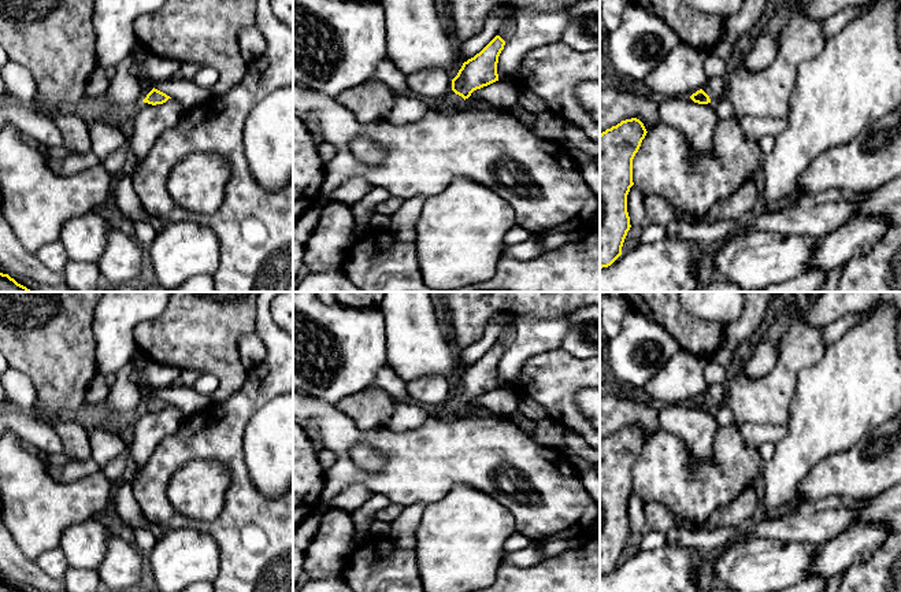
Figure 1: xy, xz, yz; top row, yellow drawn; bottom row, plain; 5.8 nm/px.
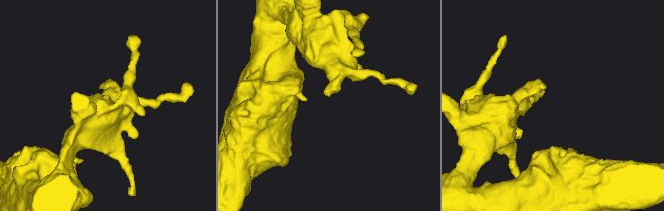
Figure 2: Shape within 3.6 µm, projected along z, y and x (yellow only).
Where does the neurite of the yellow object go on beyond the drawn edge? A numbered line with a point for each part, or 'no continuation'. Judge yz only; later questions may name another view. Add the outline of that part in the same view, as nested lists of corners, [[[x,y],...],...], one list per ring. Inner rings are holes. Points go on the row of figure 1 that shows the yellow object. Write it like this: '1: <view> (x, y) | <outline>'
1: yz (715, 88) | [[[720,77],[708,78],[702,90],[709,96],[711,103],[715,103],[726,95],[726,79]]]

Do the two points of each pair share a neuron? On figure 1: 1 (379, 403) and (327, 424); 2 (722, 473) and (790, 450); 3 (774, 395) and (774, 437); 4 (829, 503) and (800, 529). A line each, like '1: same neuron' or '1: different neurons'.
1: different neurons
2: different neurons
3: different neurons
4: different neurons

